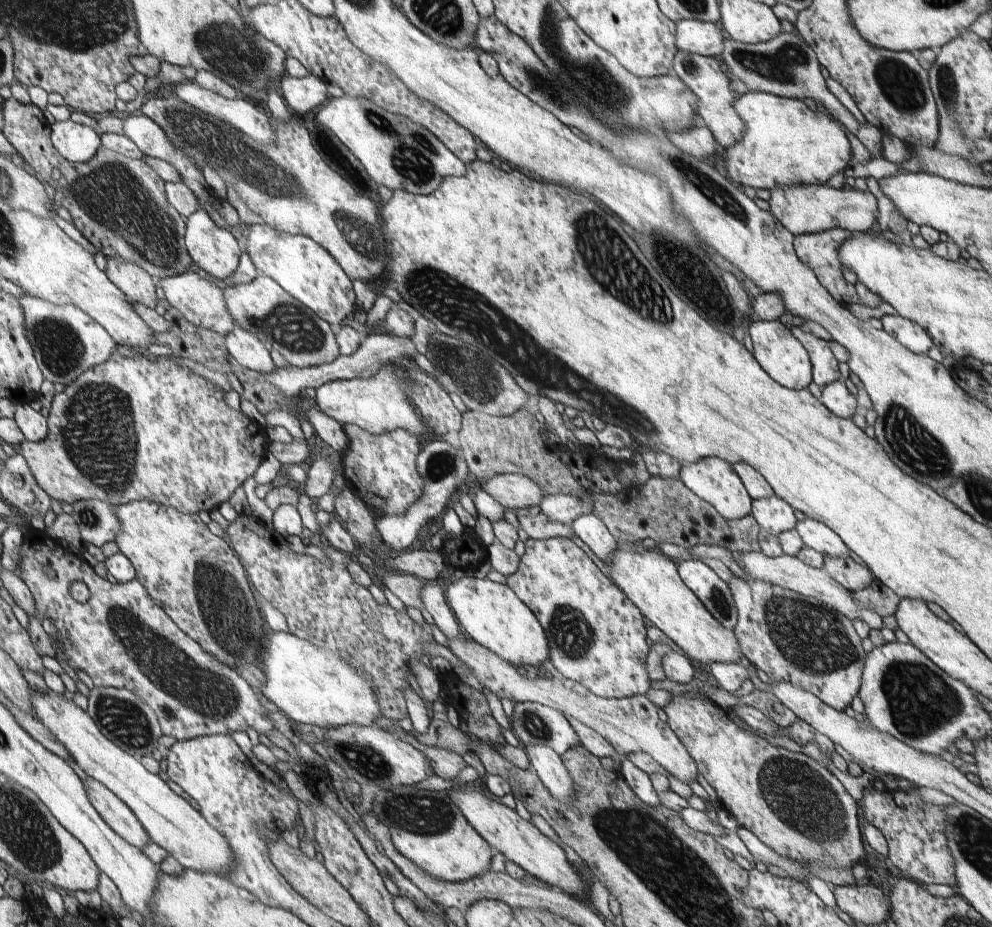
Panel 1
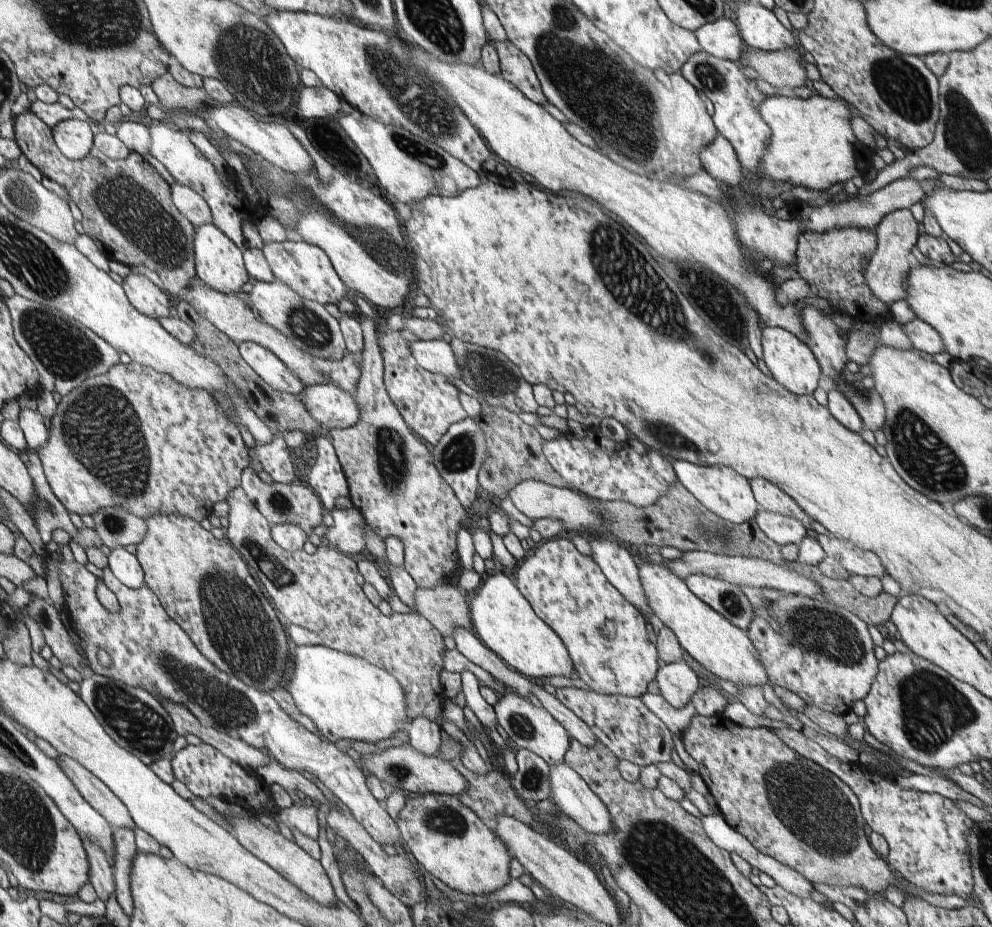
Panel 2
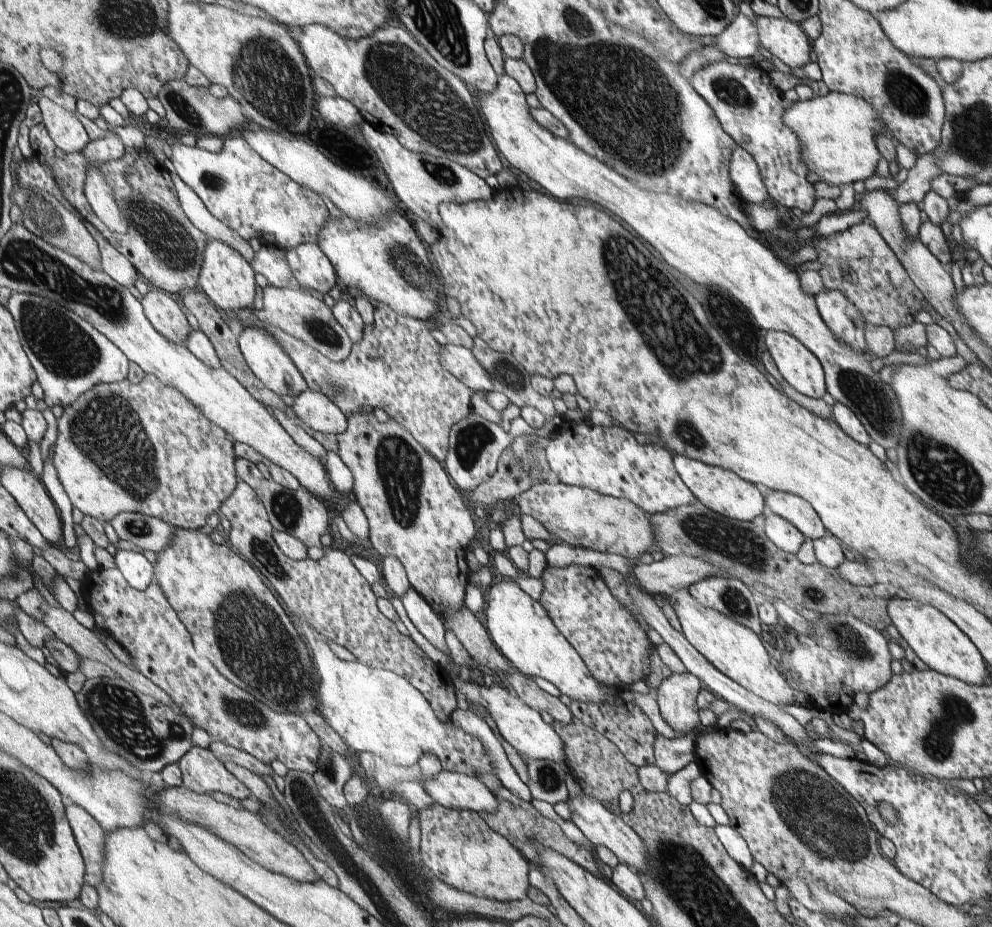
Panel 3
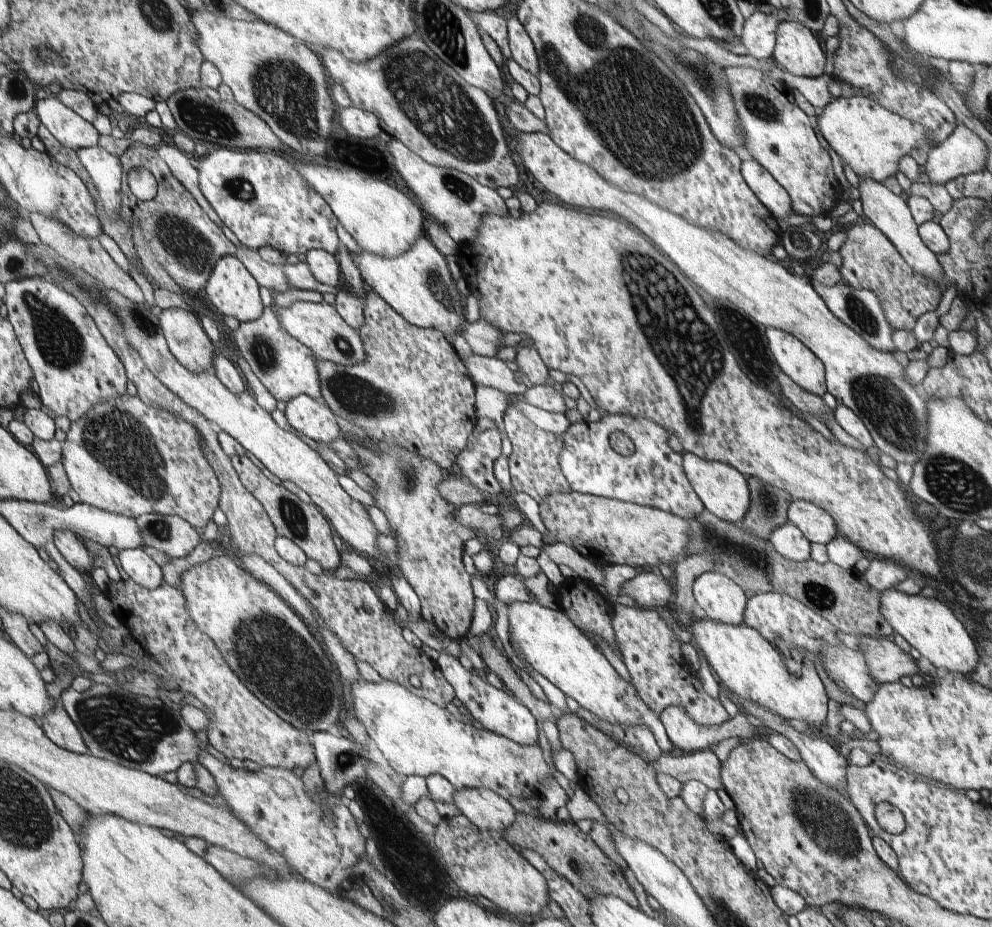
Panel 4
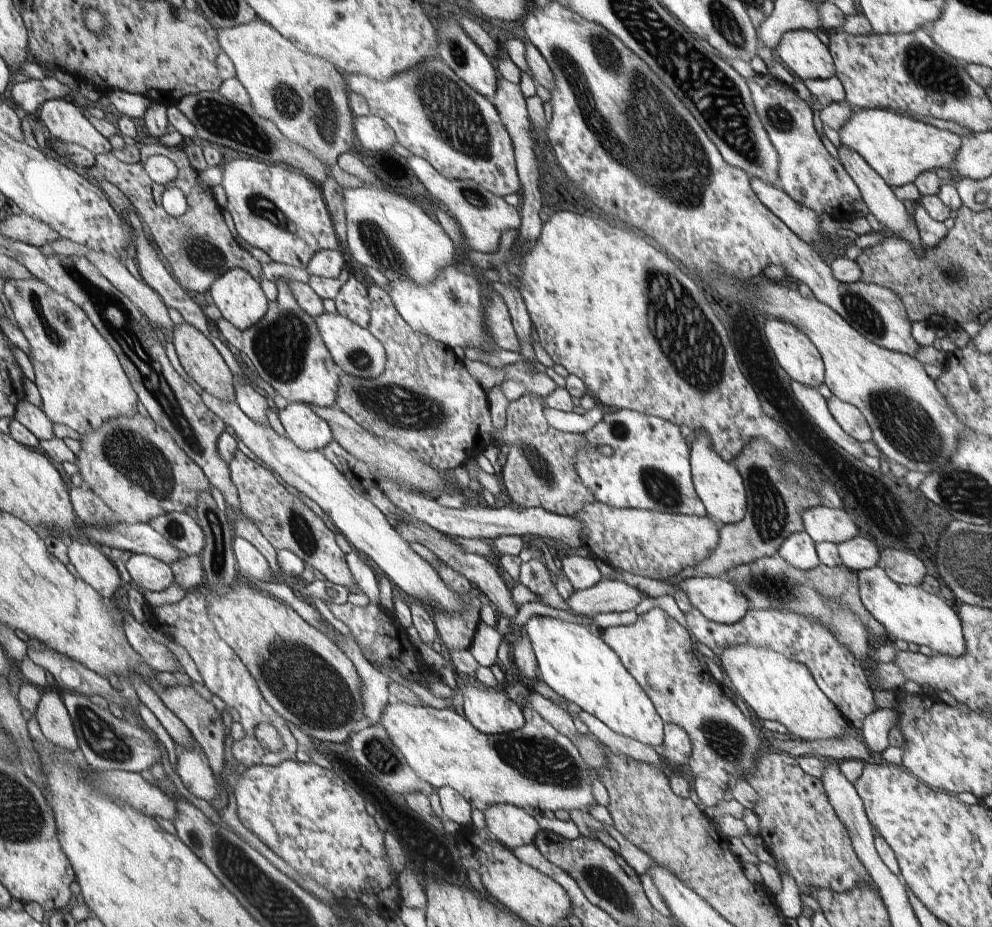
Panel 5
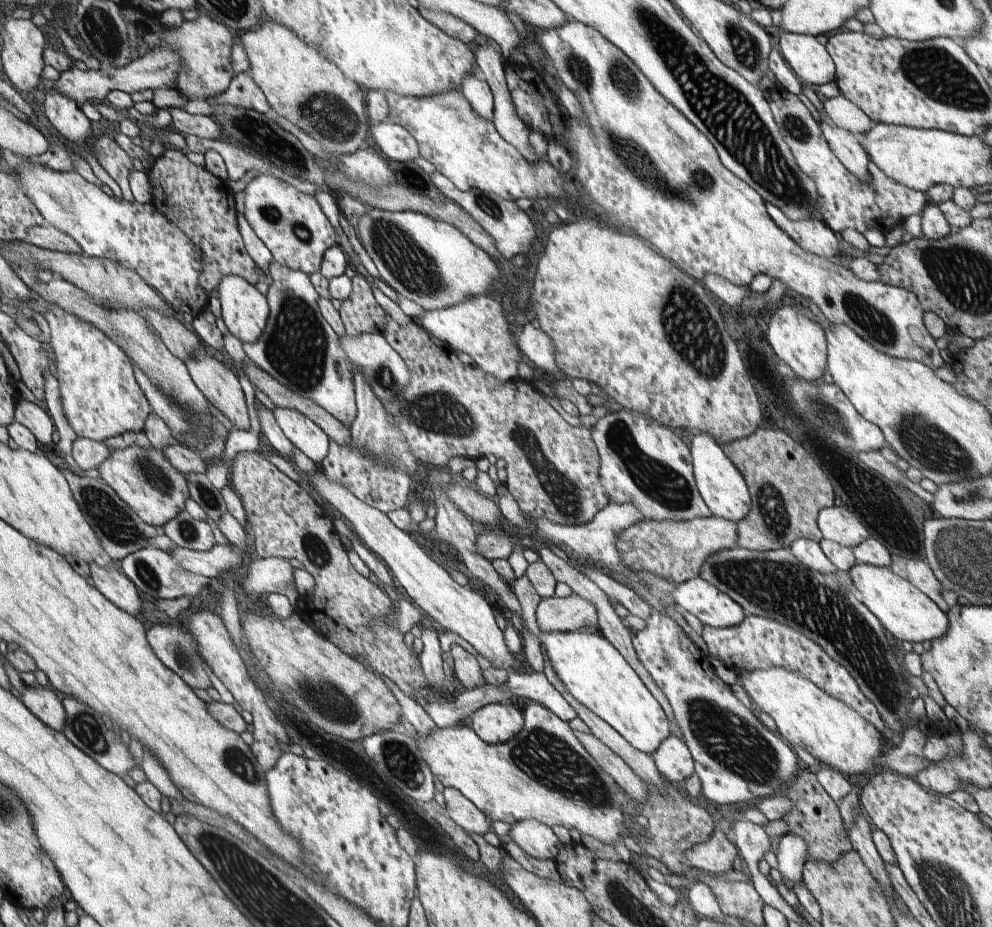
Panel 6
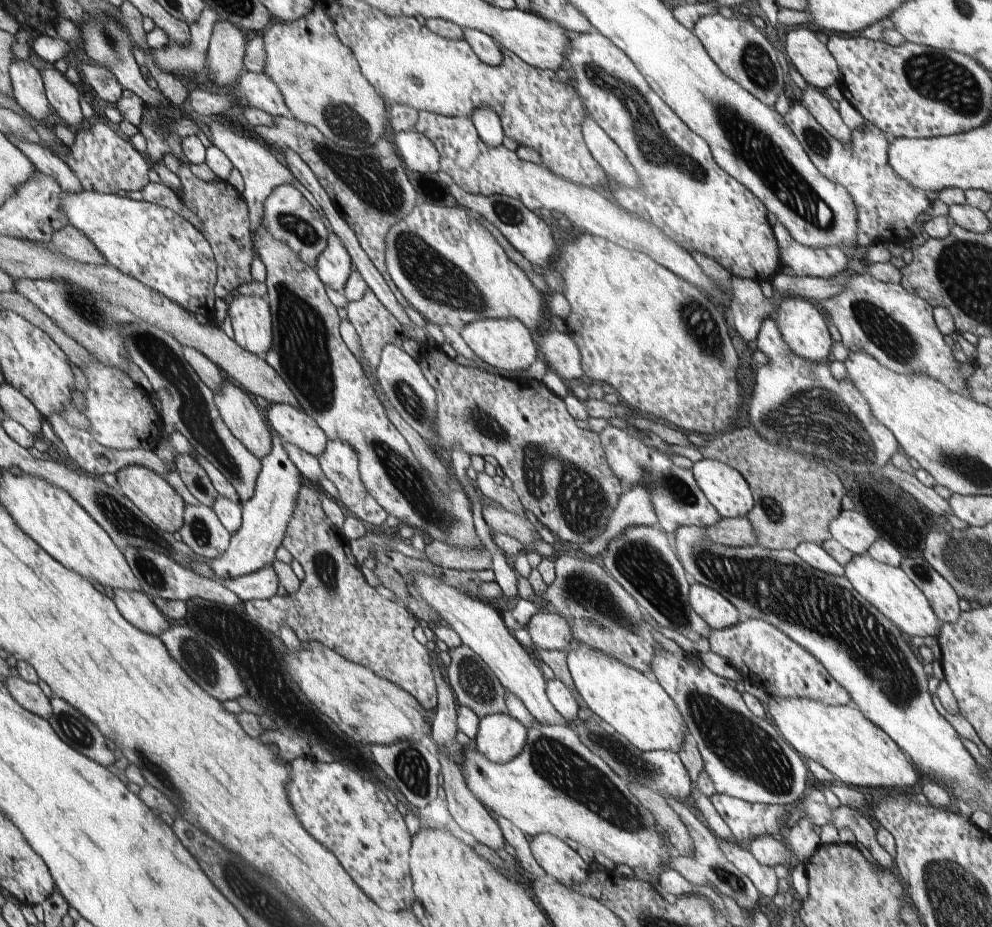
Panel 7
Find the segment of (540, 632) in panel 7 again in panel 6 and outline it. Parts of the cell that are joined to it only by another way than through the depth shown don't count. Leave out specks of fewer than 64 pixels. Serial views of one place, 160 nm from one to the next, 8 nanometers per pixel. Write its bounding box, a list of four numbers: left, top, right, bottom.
[536,593,599,632]

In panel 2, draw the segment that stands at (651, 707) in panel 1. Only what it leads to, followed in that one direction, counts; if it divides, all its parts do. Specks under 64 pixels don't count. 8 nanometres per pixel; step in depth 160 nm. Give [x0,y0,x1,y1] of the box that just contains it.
[555,686,674,767]

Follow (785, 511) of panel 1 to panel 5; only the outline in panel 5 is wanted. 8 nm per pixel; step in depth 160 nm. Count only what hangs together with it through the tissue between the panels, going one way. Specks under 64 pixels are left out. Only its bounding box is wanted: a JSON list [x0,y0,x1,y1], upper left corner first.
[778,532,821,571]

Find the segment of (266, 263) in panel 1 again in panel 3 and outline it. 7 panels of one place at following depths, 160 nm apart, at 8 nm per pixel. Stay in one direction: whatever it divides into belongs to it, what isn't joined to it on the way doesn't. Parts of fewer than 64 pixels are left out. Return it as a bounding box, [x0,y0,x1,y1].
[285,243,338,296]

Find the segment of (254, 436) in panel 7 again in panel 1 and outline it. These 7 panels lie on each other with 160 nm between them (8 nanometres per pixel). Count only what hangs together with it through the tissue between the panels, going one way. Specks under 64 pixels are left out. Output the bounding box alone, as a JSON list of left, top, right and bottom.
[105,257,156,309]

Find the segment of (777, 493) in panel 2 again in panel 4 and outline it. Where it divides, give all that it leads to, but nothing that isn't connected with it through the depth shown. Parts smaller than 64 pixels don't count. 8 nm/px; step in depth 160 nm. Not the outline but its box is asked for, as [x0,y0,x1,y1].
[787,499,839,545]

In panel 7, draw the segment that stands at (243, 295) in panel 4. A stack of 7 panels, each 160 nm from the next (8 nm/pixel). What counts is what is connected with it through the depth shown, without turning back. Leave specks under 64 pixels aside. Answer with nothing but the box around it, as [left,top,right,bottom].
[228,295,274,358]

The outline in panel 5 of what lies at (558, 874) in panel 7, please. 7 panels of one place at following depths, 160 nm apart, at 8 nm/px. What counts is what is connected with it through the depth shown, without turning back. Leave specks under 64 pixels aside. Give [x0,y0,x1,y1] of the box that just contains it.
[484,805,541,850]

